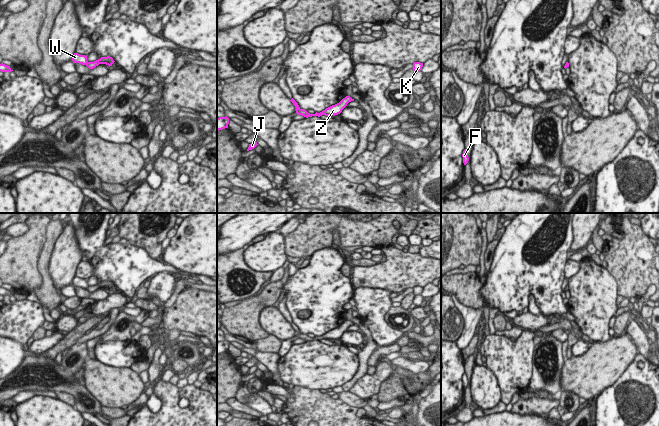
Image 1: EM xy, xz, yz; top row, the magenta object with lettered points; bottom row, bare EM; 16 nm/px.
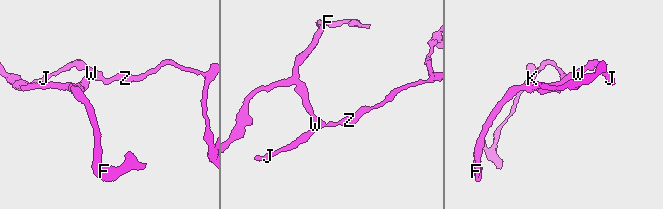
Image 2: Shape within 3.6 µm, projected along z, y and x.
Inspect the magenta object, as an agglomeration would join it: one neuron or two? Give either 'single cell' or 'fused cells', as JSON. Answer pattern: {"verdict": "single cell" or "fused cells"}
{"verdict": "single cell"}

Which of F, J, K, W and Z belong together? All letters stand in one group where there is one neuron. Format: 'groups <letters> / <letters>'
groups F J K W Z

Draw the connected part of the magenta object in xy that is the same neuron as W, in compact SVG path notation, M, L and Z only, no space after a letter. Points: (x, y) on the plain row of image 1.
M74 277L72 280L72 285L73 287L79 287L82 289L86 289L89 293L93 293L99 288L106 288L109 291L112 290L112 288L115 286L112 281L107 280L107 281L101 281L100 283L94 285L94 286L88 286L87 285L87 280L85 279L80 279L78 277Z

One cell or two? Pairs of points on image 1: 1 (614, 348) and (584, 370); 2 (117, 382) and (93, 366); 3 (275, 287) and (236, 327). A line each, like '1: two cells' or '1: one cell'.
1: one cell
2: one cell
3: one cell

